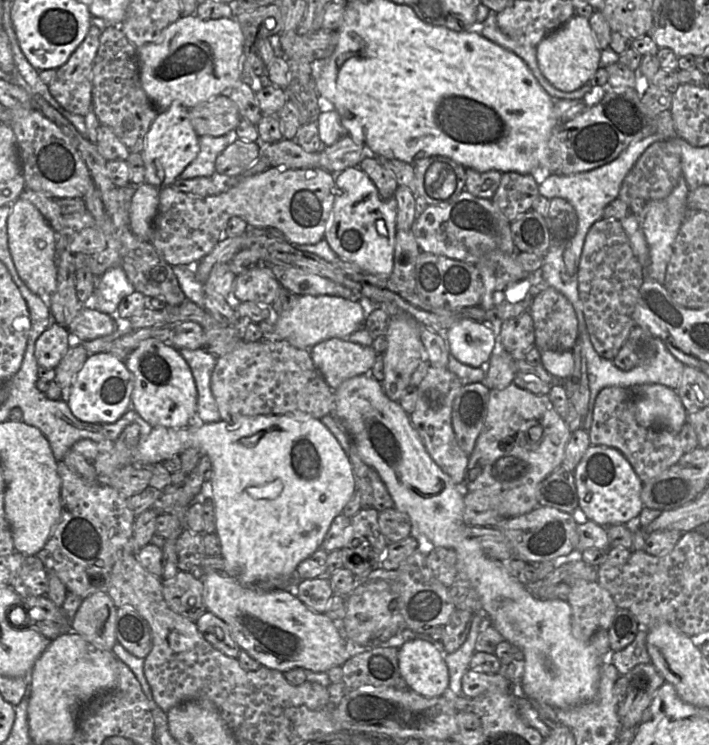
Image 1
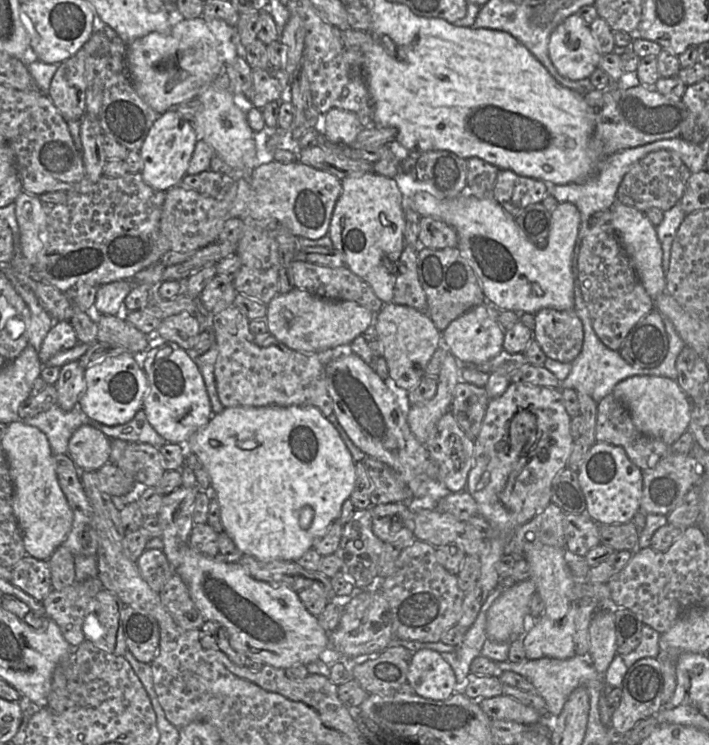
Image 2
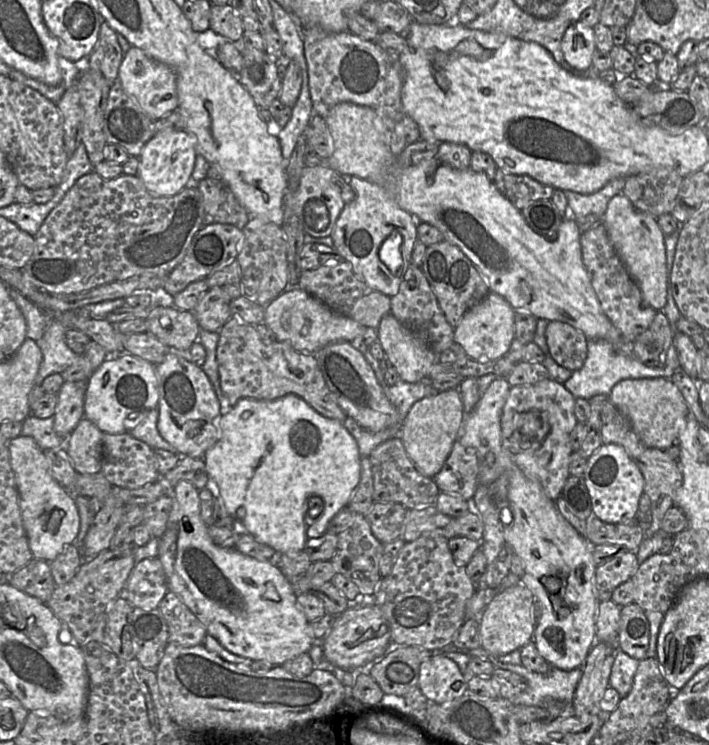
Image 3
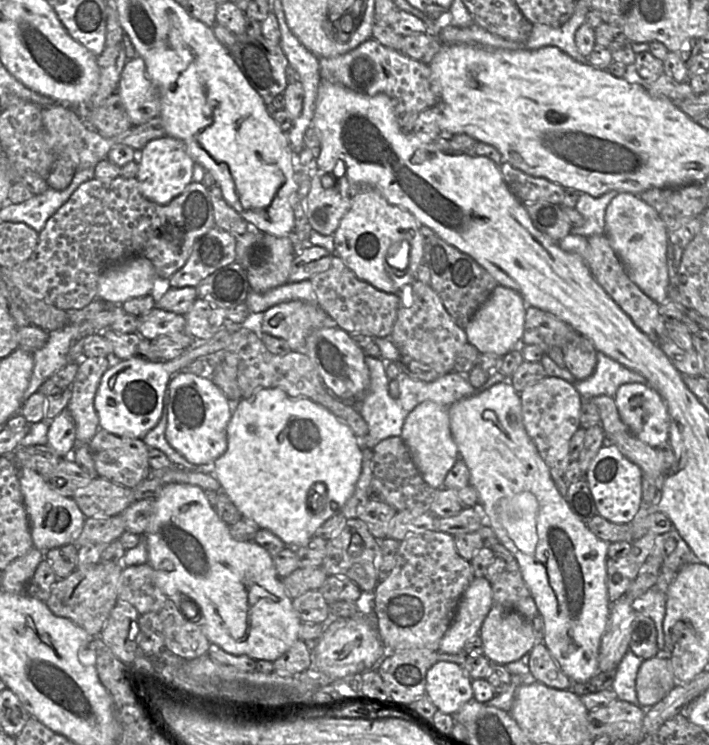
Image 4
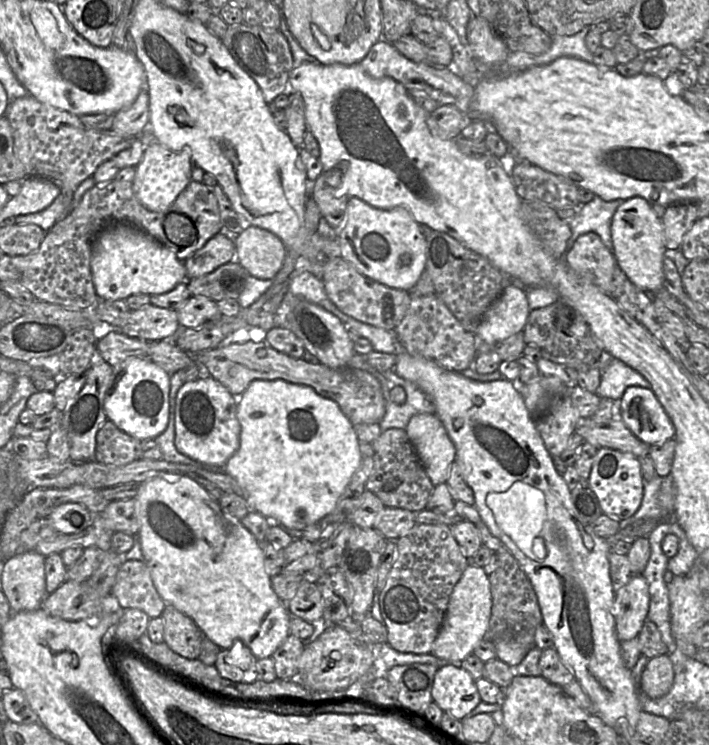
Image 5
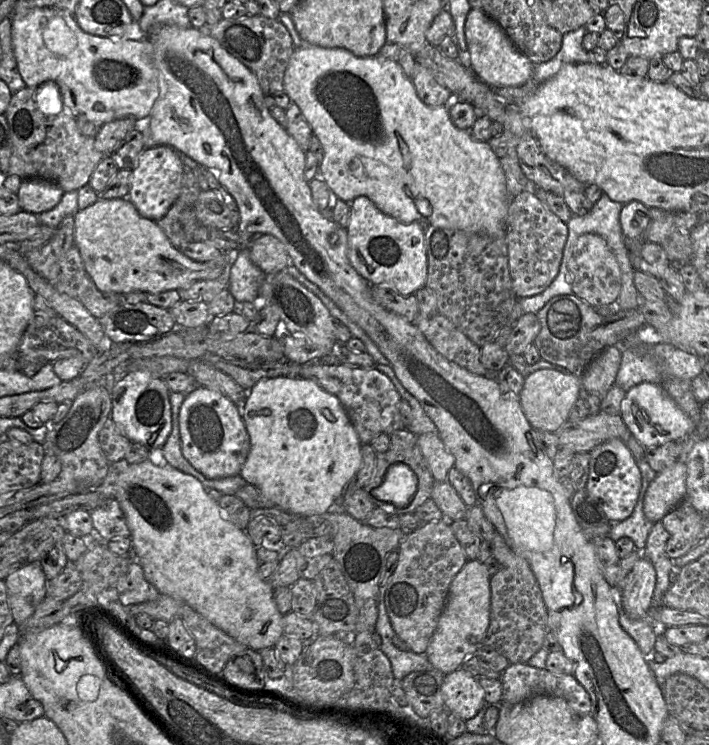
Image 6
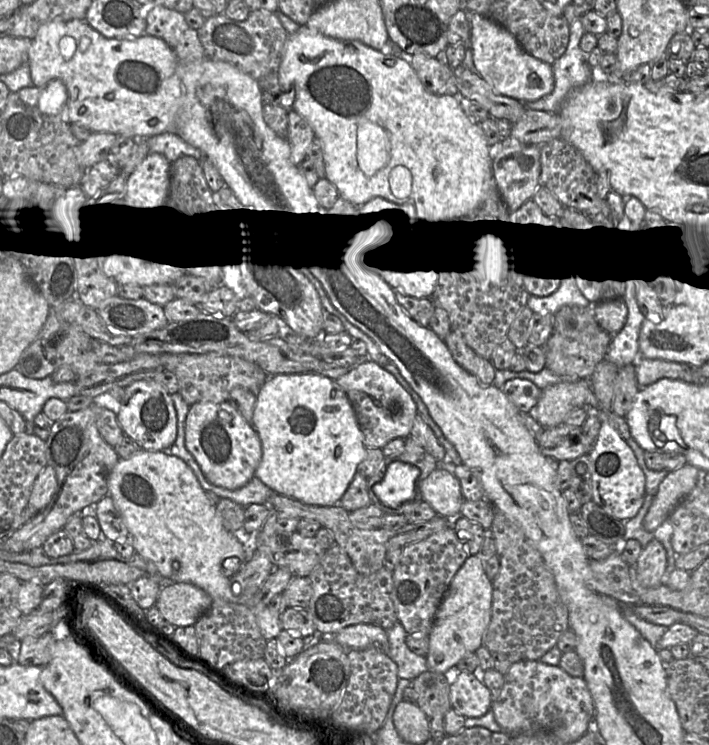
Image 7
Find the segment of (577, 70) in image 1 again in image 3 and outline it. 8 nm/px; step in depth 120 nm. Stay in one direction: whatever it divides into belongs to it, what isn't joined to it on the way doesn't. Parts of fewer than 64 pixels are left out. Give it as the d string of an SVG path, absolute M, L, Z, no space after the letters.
M581 19L571 24L564 33L561 49L565 60L573 68L587 70L592 66L596 50L594 29Z

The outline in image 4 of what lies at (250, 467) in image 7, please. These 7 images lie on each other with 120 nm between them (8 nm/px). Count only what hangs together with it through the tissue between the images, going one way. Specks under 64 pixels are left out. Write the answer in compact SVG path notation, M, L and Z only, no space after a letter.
M185 371L175 374L169 384L165 437L169 445L195 465L213 463L227 450L227 426L231 418L228 398L213 381Z

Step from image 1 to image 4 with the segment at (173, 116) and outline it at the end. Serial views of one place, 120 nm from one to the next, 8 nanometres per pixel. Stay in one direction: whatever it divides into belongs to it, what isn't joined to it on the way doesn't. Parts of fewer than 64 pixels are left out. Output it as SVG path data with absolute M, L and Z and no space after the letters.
M163 136L148 142L137 152L138 172L136 175L139 182L140 192L150 201L165 205L180 195L190 184L193 175L193 159L188 155L185 144L174 137Z

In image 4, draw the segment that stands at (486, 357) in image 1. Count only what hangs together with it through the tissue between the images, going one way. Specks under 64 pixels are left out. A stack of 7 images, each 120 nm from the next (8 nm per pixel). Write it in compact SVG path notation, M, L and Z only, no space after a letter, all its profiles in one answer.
M498 285L464 328L468 343L475 346L481 354L506 355L521 344L526 308L527 304L517 291Z

